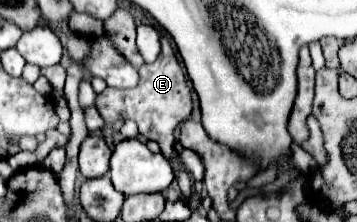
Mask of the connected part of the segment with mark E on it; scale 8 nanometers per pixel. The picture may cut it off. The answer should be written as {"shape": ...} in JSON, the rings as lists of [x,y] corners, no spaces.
{"shape":[[[162,36],[160,42],[162,42],[162,52],[160,52],[158,60],[152,64],[144,64],[140,68],[140,84],[132,90],[106,88],[102,94],[98,94],[96,108],[108,124],[114,124],[118,118],[134,120],[144,138],[156,140],[162,154],[168,160],[178,162],[174,150],[174,130],[178,124],[188,120],[188,114],[192,112],[192,92],[188,90],[188,80],[186,80],[186,76],[178,64],[178,58],[172,50],[170,38]]]}

